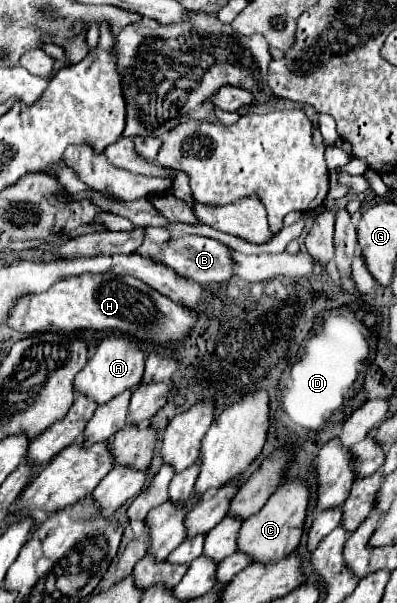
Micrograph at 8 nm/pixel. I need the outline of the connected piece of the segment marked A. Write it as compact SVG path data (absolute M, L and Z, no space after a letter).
M118 335L106 337L98 345L94 357L76 375L76 379L74 379L74 393L90 397L98 405L106 405L106 401L110 401L118 393L122 393L126 389L134 389L140 383L142 373L144 373L144 359L146 359L144 351L140 351L130 339L118 337Z

